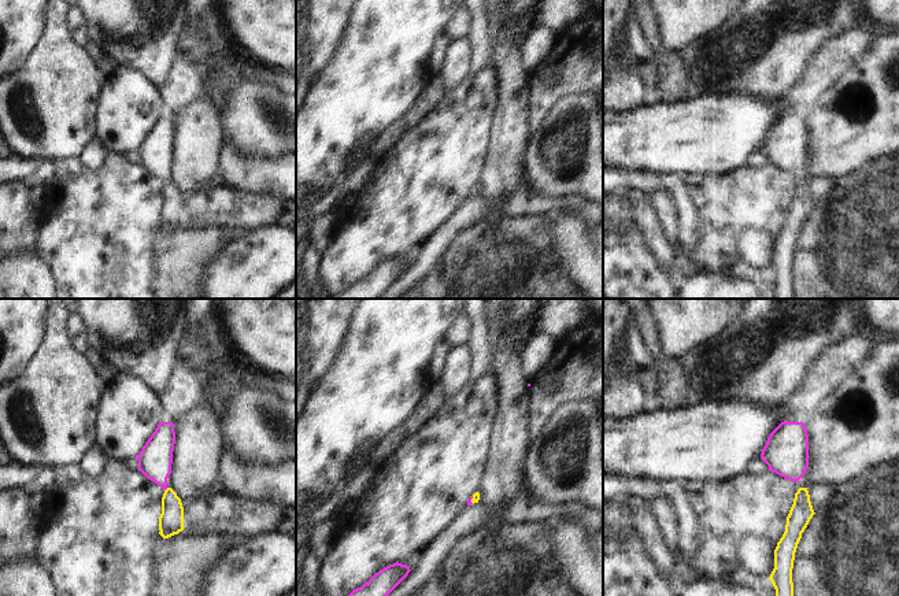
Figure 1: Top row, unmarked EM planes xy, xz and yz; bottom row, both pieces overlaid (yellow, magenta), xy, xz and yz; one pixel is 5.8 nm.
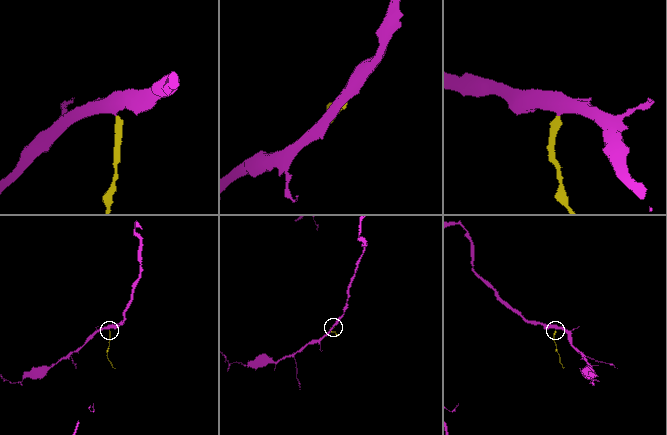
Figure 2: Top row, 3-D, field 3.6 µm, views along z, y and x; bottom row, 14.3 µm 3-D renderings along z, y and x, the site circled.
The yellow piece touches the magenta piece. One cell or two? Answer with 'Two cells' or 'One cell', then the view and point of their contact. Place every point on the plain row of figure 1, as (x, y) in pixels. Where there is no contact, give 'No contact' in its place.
One cell. Touches yellow at xy (166, 182).

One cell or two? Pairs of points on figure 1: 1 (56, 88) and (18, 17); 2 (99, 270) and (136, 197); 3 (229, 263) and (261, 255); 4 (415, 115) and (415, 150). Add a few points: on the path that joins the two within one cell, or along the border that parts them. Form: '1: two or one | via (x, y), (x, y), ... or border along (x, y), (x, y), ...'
1: two | border along (47, 15), (36, 45), (15, 71)
2: one | via (99, 252), (102, 232), (118, 215)
3: one | via (237, 263), (252, 263)
4: two | border along (437, 102), (429, 113), (410, 126), (391, 145)

